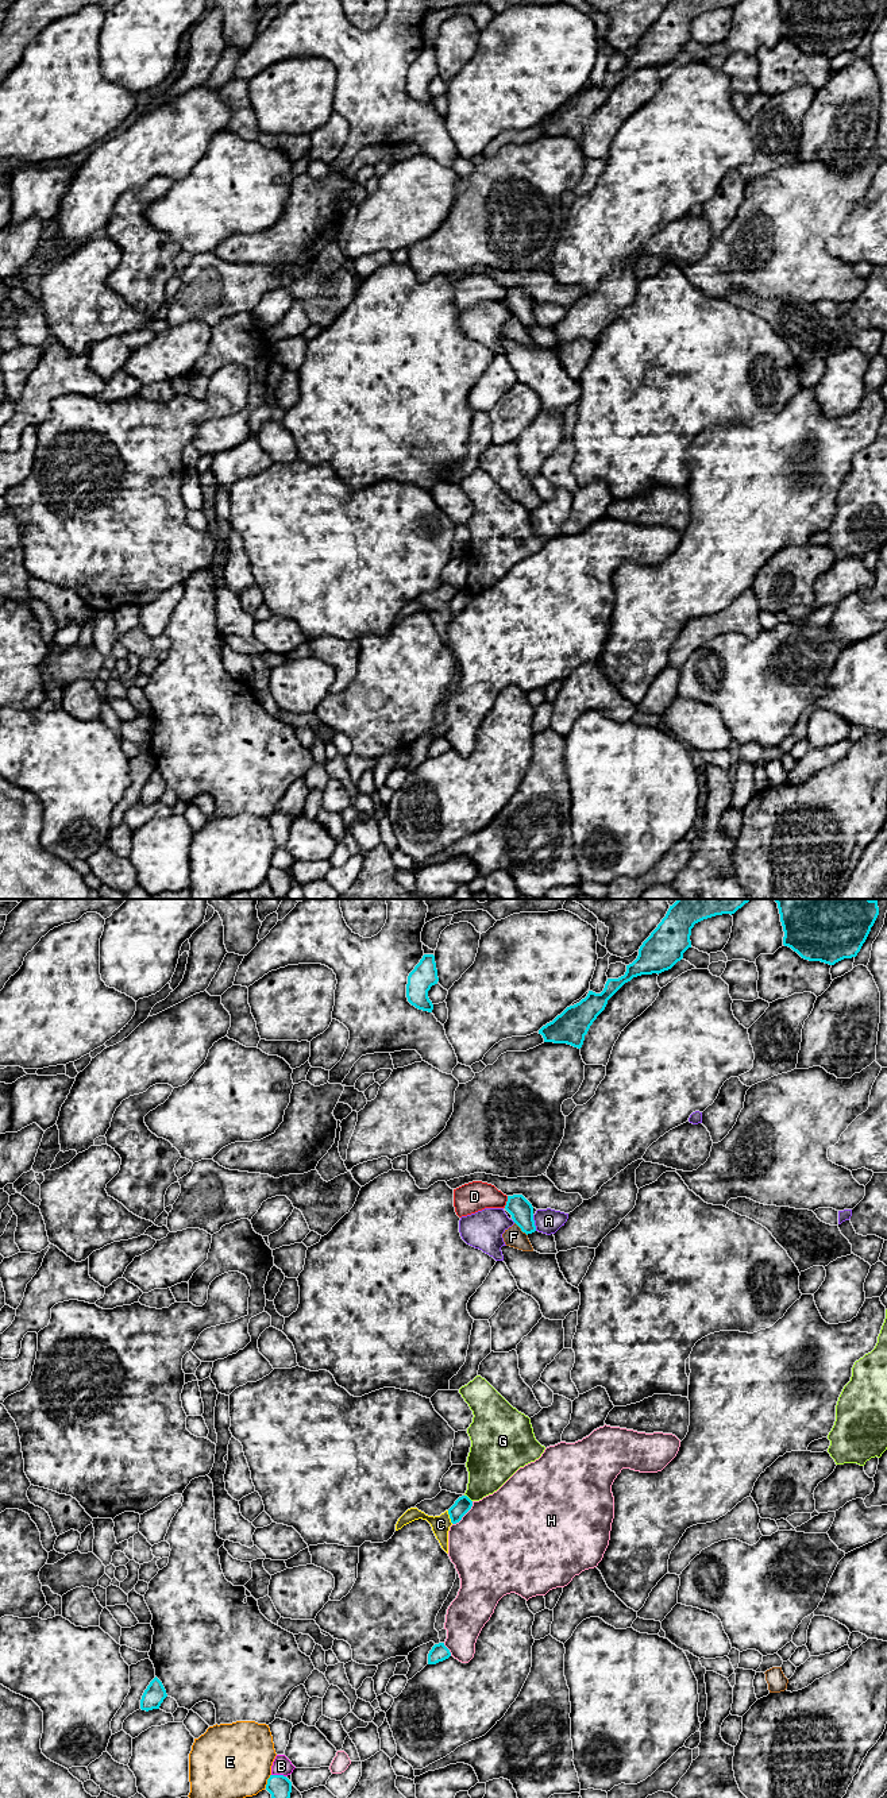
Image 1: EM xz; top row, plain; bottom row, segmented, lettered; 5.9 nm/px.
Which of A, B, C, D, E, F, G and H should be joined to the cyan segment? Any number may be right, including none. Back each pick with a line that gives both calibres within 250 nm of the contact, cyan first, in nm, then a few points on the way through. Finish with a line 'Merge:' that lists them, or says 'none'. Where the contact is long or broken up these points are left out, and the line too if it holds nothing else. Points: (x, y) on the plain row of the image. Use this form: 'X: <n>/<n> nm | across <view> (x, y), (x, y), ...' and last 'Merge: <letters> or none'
Merge: none

